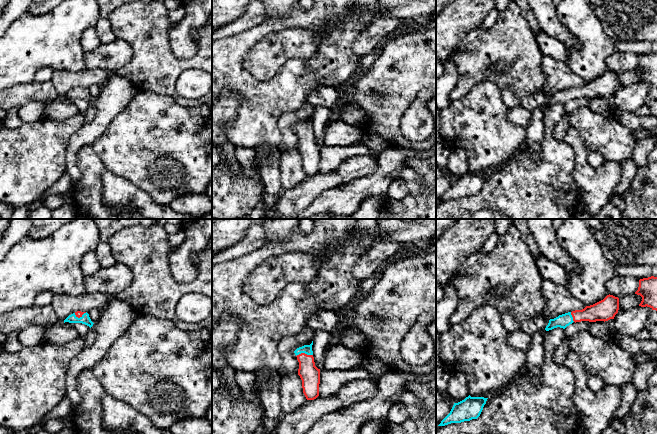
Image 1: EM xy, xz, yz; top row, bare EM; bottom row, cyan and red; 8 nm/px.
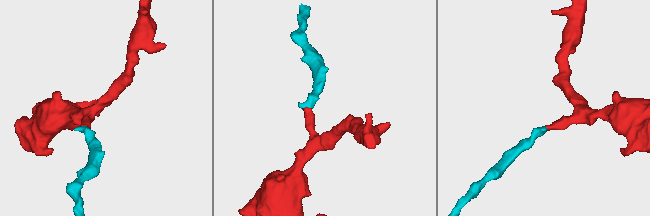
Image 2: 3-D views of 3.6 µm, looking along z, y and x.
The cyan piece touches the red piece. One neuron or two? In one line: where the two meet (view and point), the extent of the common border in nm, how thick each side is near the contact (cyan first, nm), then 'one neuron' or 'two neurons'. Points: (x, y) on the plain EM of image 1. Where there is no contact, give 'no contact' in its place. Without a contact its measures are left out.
contact xz (304, 128); length 140 nm; calibres 80 and 160 nm; one neuron

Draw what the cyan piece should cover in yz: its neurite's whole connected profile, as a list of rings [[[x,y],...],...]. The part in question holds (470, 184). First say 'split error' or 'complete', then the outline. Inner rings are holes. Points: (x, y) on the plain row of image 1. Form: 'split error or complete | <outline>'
complete | [[[469,171],[464,176],[454,179],[450,189],[438,202],[477,195],[480,192],[487,175],[488,174],[484,173],[471,173]]]

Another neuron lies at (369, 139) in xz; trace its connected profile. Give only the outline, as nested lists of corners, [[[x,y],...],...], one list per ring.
[[[365,131],[356,144],[360,144],[371,150],[370,156],[377,159],[381,152],[393,147],[373,131]]]

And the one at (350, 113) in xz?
[[[346,95],[340,111],[340,120],[352,126],[359,127],[365,121],[365,118],[366,111],[355,105],[349,99],[348,95]]]

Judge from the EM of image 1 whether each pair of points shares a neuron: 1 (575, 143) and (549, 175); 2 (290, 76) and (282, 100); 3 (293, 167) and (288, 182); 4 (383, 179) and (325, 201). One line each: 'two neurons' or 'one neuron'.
1: two neurons
2: one neuron
3: one neuron
4: one neuron

